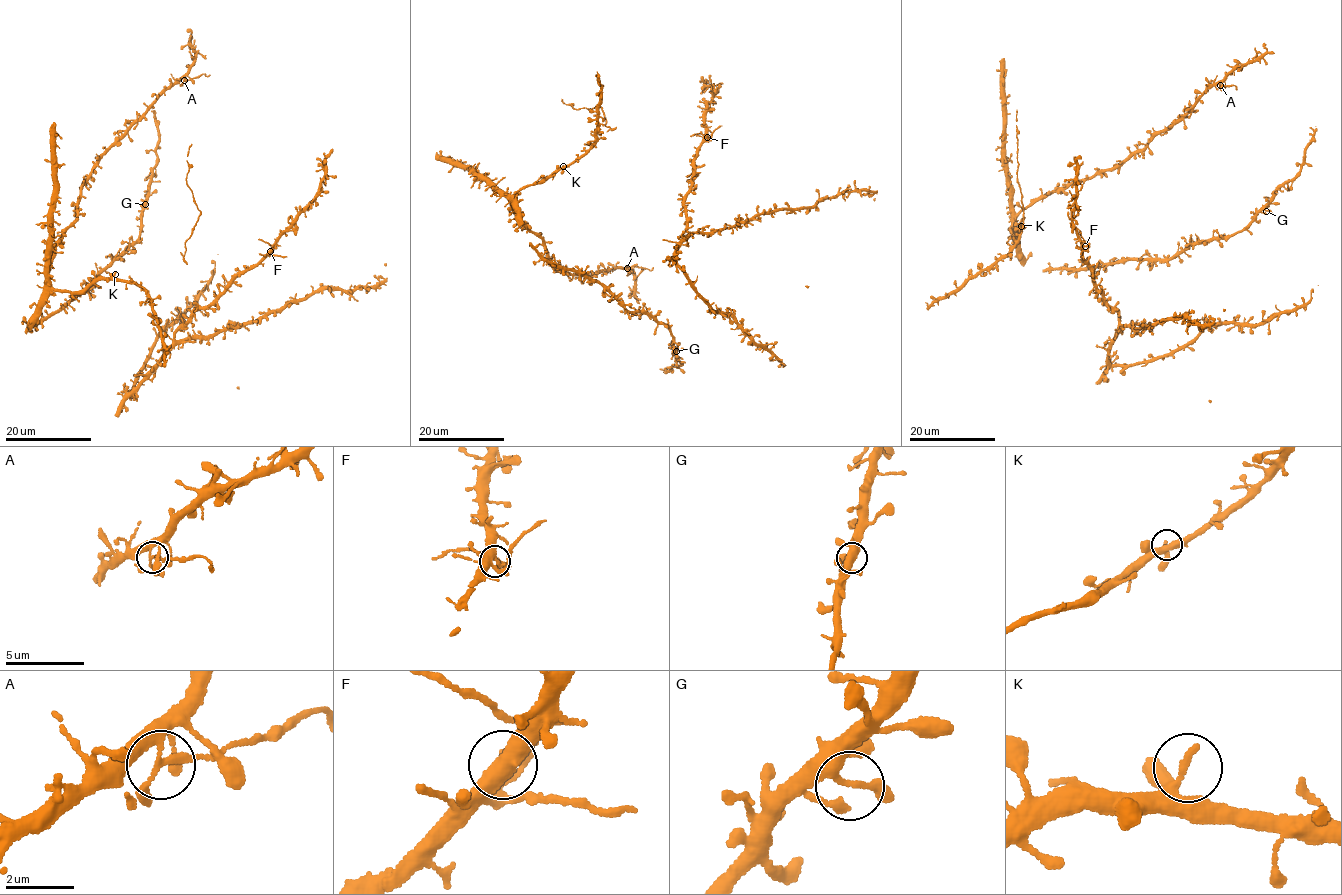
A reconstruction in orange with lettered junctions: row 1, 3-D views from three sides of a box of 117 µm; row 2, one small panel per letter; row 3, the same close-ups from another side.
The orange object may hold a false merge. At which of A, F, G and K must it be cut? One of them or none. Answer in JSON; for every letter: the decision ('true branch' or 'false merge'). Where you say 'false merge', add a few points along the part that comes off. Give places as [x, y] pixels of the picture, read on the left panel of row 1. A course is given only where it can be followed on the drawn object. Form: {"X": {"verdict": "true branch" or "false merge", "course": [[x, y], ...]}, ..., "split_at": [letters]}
{"A": {"verdict": "false merge", "course": [[184, 80], [201, 74], [210, 75]]}, "F": {"verdict": "true branch"}, "G": {"verdict": "true branch"}, "K": {"verdict": "true branch"}, "split_at": ["A"]}

